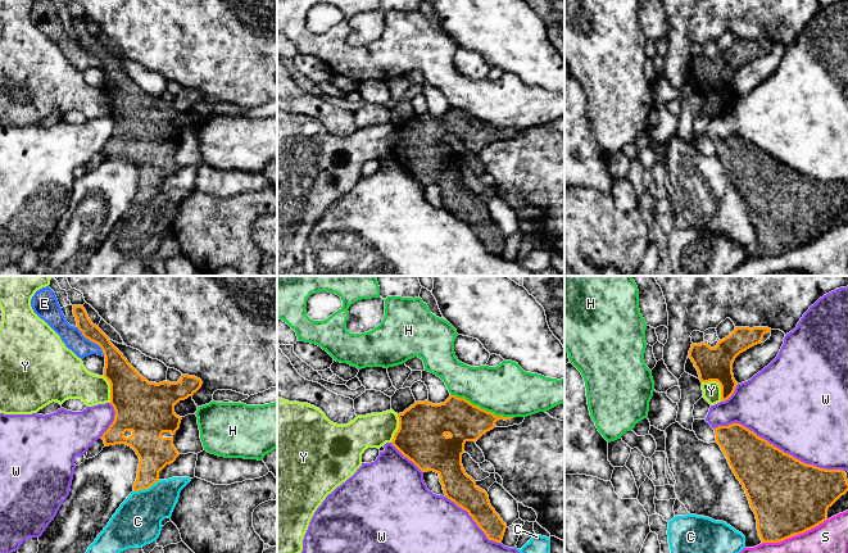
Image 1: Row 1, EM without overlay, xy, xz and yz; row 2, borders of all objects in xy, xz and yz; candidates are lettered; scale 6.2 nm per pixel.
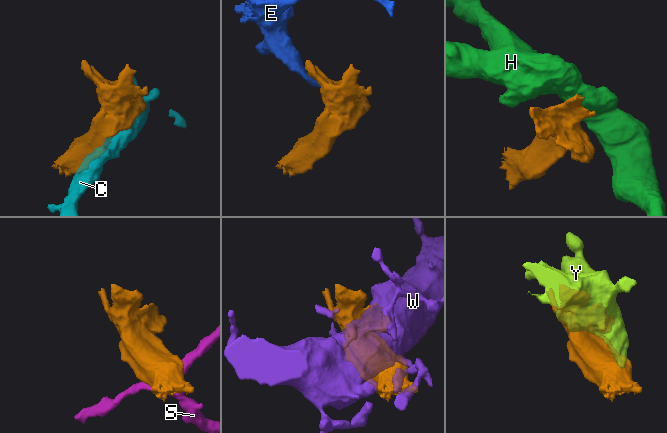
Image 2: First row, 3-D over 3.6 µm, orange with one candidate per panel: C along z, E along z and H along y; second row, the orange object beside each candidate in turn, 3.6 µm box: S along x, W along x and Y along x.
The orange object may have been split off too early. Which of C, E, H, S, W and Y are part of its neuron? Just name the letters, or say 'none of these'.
none of these

